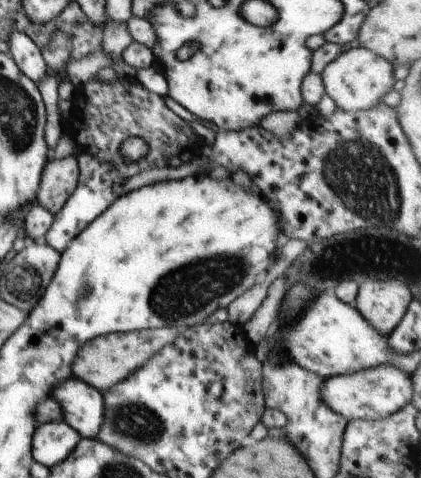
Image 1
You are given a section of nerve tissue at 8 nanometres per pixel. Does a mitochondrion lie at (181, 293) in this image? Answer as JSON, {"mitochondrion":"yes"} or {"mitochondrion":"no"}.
{"mitochondrion":"yes"}

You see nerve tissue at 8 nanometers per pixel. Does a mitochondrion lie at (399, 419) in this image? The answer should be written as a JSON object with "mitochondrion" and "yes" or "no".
{"mitochondrion":"no"}

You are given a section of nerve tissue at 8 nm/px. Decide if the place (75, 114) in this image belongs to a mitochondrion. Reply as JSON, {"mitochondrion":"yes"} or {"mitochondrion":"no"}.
{"mitochondrion":"no"}

